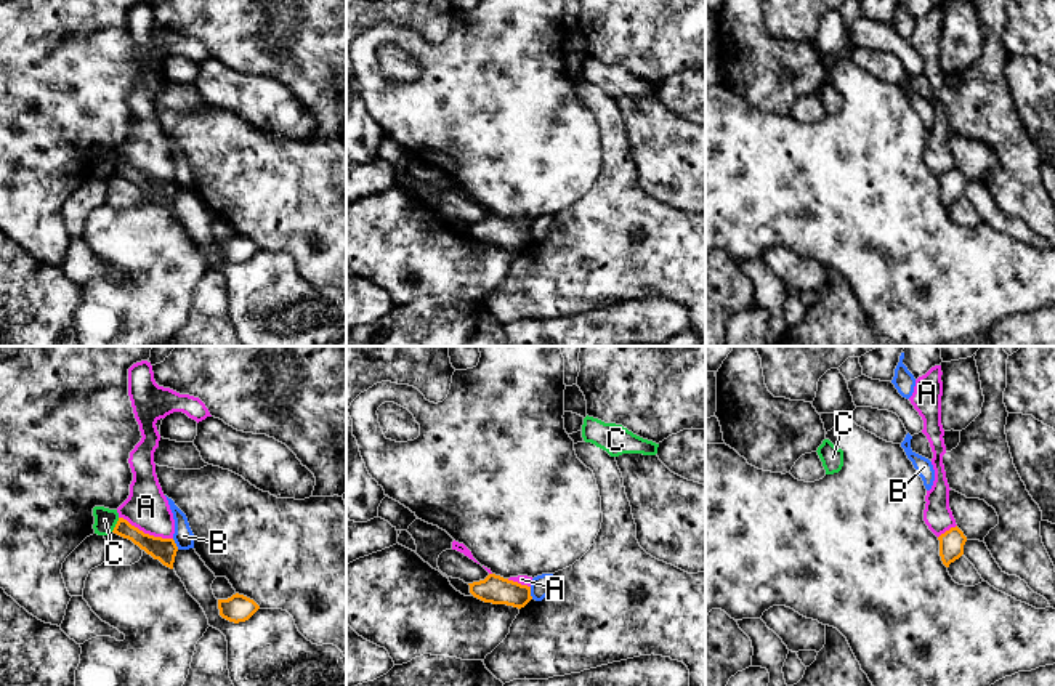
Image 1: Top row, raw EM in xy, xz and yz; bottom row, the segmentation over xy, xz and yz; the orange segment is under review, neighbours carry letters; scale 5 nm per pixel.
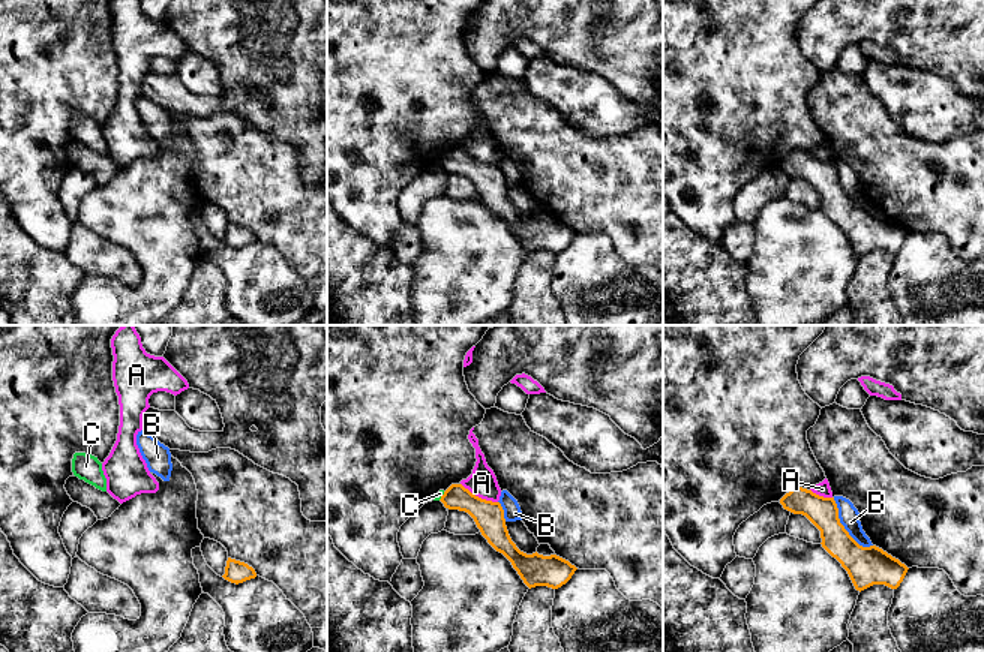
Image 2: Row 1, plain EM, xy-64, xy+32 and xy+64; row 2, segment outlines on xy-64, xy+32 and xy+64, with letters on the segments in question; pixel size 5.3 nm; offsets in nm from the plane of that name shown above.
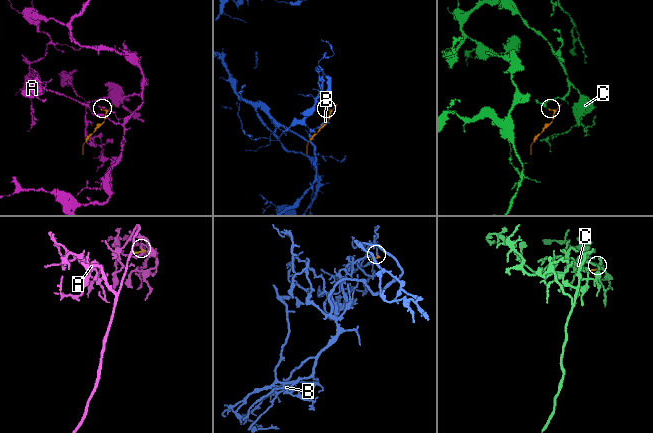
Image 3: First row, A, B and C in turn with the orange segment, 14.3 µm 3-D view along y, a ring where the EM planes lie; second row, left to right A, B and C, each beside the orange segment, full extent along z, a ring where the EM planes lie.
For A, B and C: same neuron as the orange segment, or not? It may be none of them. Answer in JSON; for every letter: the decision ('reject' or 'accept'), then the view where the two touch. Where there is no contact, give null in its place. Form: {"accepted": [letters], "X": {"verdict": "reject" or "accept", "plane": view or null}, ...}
{"accepted": [], "A": {"verdict": "reject", "plane": "xy"}, "B": {"verdict": "reject", "plane": "xz"}, "C": {"verdict": "reject", "plane": "xy"}}

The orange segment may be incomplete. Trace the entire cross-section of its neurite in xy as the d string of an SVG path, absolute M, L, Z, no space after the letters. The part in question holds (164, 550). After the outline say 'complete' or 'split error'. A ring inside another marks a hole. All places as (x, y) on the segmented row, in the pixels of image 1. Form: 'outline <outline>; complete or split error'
outline M119 518L112 532L123 539L131 540L154 559L159 559L164 566L173 569L175 556L178 551L178 547L173 539L162 539L144 534L123 518Z; complete

